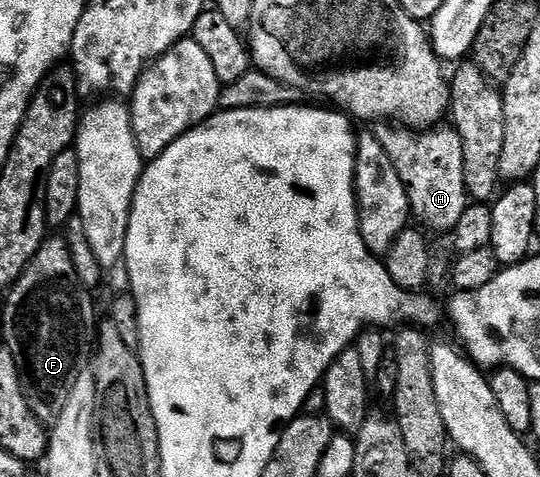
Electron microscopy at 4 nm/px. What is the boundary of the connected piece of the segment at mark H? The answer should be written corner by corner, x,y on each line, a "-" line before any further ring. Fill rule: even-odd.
402,127
399,130
398,134
385,134
384,144
391,159
394,160
394,166
398,168
398,173
410,191
410,208
413,216
417,220
419,217
423,221
421,224
427,230
452,231
456,223
460,223
460,215
464,215
468,204
462,137
456,131
450,131
450,133
418,131
413,134
413,141
410,138
412,133
409,128
-
430,153
434,153
434,157

